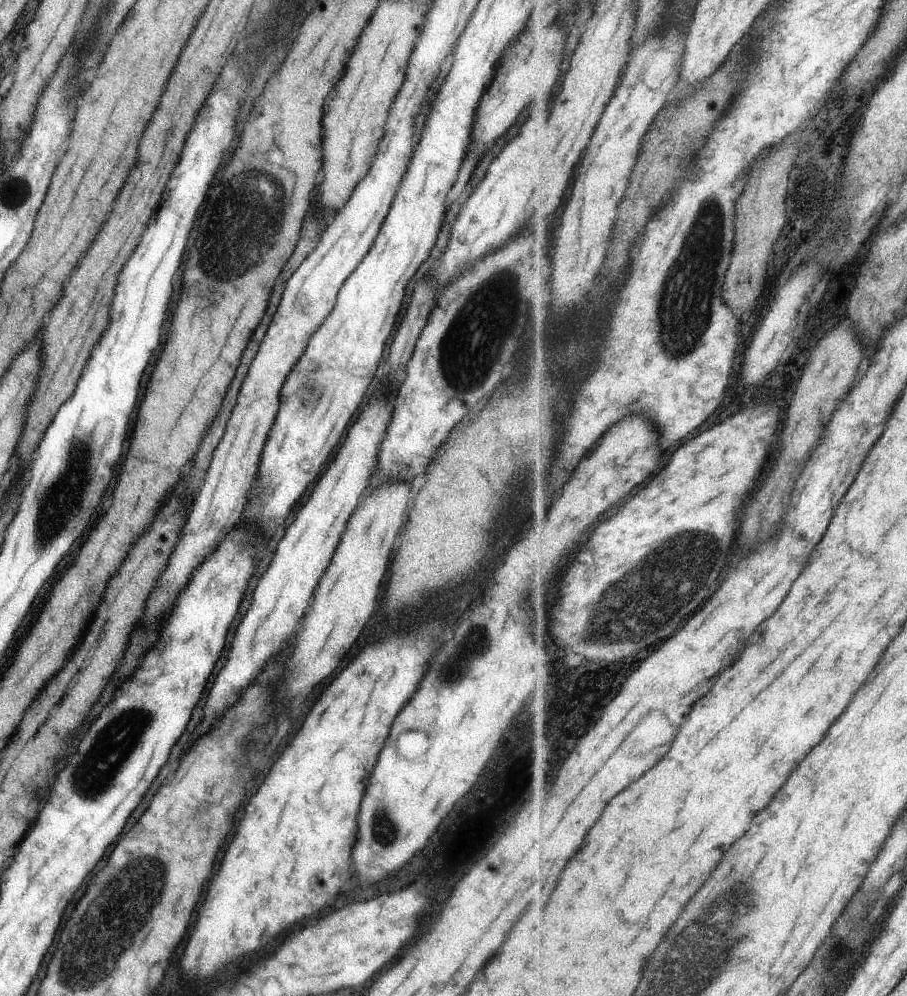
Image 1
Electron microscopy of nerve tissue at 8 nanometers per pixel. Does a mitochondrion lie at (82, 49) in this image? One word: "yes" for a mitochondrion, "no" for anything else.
no

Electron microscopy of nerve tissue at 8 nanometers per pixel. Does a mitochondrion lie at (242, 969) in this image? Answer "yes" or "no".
no

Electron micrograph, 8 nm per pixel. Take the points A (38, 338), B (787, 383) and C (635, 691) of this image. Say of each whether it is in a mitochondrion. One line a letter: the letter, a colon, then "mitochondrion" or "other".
A: other
B: other
C: other

